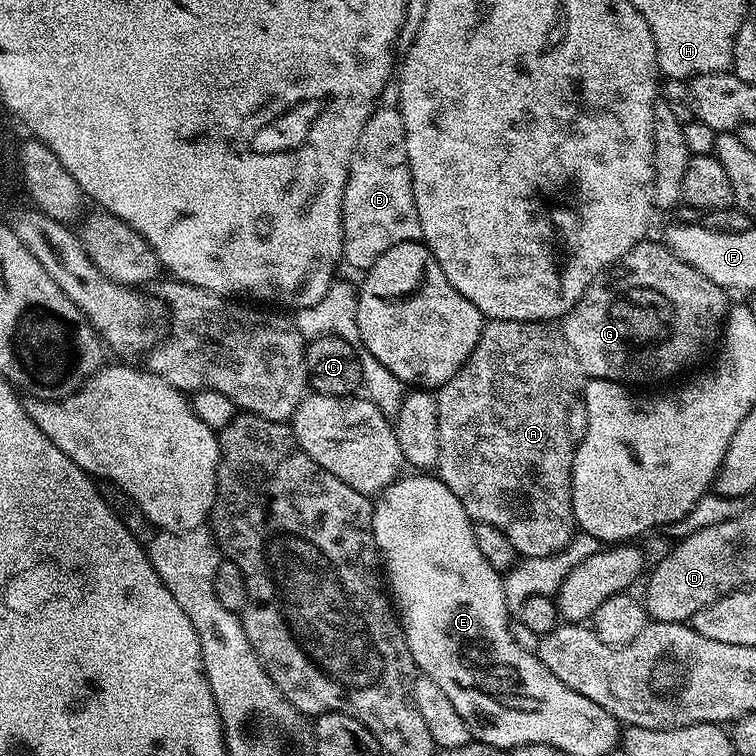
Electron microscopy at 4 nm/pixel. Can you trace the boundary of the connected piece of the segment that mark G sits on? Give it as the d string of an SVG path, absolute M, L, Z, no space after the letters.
M641 242L636 244L621 260L617 260L611 268L601 272L593 280L591 286L585 290L577 304L562 318L564 337L570 346L570 350L574 350L574 354L578 358L578 366L582 366L585 377L593 380L616 380L620 384L627 384L629 386L644 386L647 380L668 380L671 376L678 375L683 368L688 368L691 364L698 363L707 354L708 347L712 343L713 347L721 335L730 307L730 299L728 300L729 293L714 282L710 282L710 278L706 278L706 274L694 270L694 266L690 266L686 262L679 260L663 243L648 243Z

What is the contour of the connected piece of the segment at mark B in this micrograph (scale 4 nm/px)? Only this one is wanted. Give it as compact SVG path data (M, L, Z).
M380 106L370 114L366 126L362 126L362 134L358 134L358 142L354 142L354 154L350 154L350 170L346 178L346 190L342 198L342 226L344 227L343 263L352 268L366 270L390 250L390 246L398 246L411 240L423 241L422 222L418 222L418 206L414 206L414 190L412 175L408 169L406 158L406 126L402 122L399 107Z

